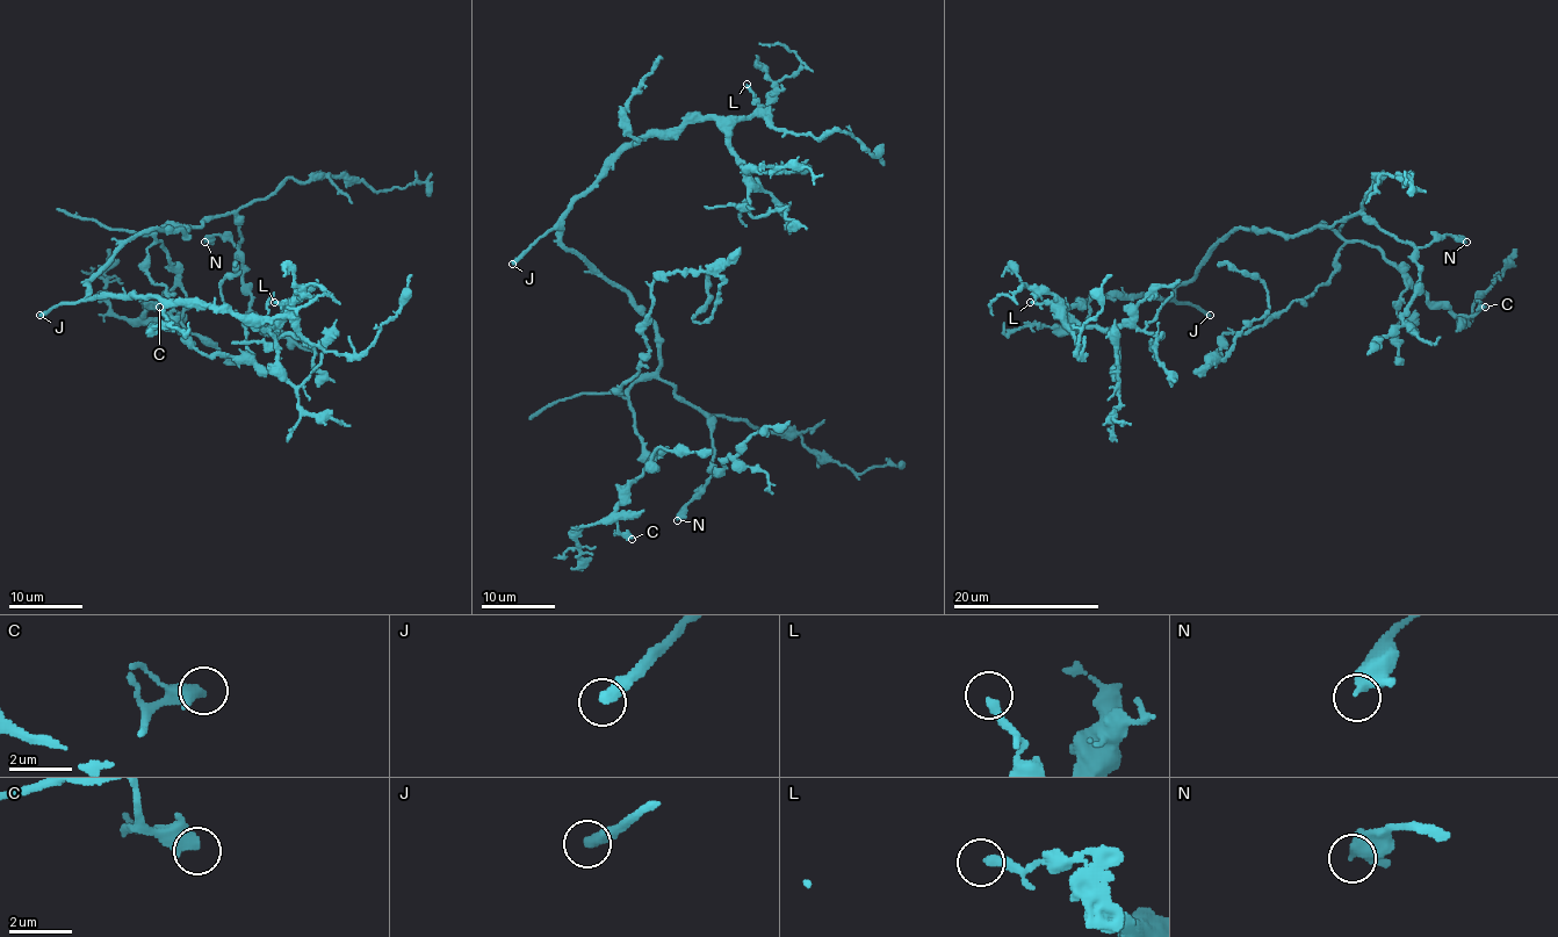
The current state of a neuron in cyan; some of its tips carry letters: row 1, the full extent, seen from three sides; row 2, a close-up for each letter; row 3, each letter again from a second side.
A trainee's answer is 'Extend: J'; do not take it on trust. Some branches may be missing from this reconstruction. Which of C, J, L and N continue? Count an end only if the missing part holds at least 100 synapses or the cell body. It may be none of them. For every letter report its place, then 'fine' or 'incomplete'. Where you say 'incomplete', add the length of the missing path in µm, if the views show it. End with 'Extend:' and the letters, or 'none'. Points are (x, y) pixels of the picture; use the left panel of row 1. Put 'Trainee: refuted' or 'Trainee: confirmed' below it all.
C: (159, 307) | fine
J: (40, 315) | incomplete | 130 µm
L: (274, 302) | fine
N: (204, 242) | fine
Extend: J
Trainee: confirmed

